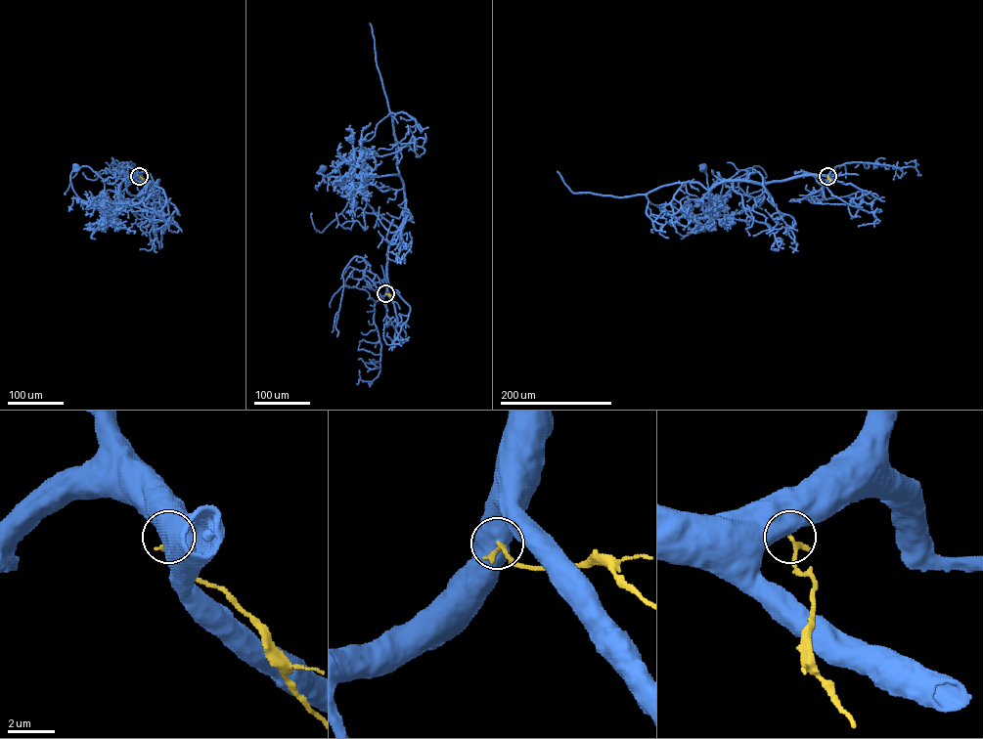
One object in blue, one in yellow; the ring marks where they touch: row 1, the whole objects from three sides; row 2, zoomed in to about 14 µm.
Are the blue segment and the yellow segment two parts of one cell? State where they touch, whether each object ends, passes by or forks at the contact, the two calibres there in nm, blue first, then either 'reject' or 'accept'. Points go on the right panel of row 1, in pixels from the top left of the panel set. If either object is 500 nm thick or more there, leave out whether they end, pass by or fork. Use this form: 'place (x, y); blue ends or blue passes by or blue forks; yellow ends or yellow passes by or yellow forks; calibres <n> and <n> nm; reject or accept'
place (827, 176); calibres 750 and 200 nm; reject

